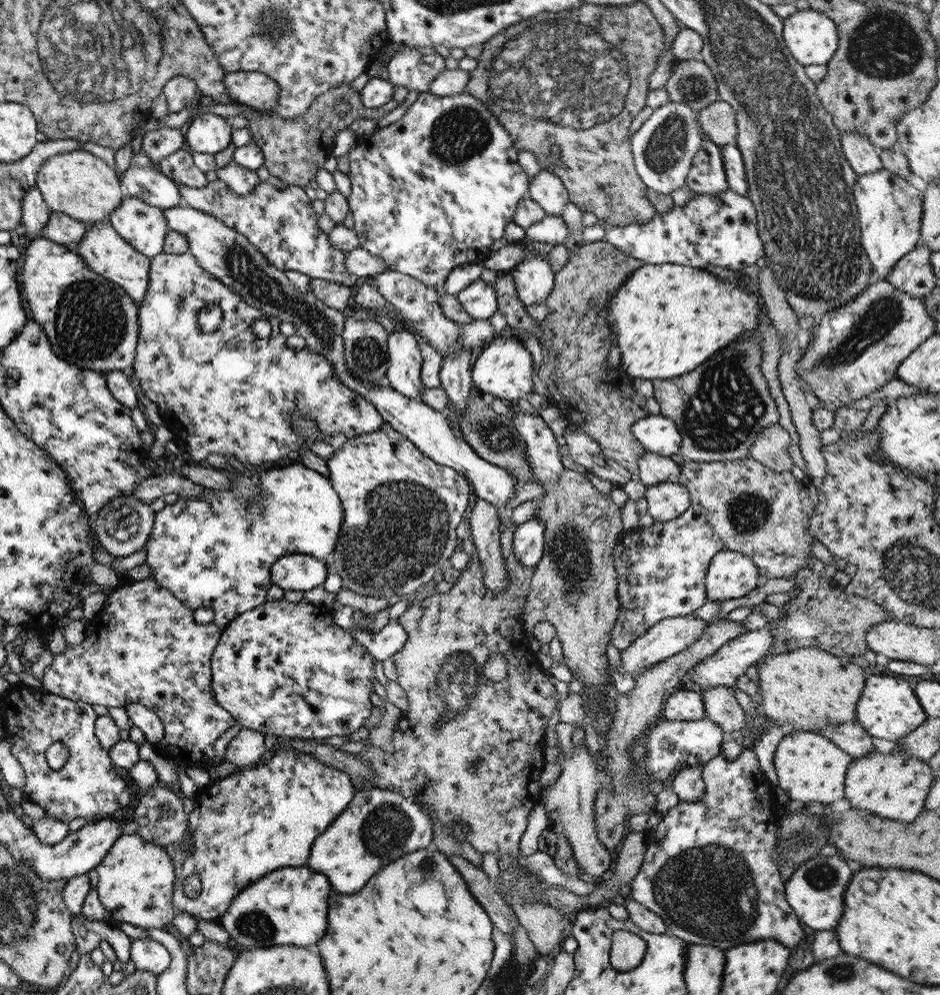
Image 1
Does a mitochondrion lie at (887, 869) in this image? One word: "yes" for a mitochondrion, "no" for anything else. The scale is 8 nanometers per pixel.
no

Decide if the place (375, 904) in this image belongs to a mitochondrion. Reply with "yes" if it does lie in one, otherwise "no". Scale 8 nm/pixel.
no

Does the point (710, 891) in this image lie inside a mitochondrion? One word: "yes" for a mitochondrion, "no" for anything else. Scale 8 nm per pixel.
yes

